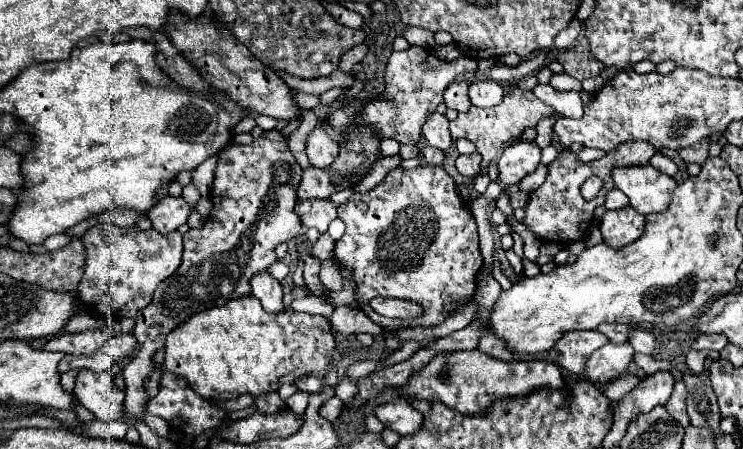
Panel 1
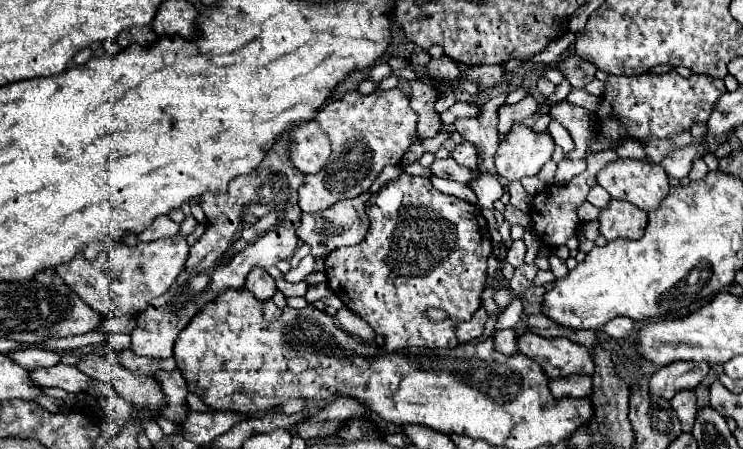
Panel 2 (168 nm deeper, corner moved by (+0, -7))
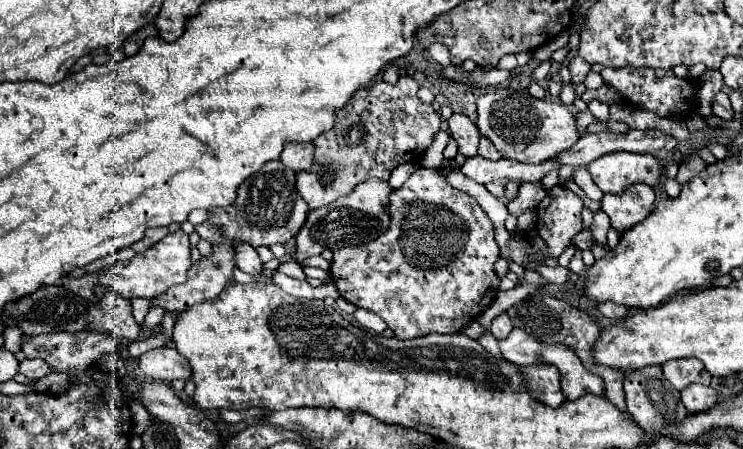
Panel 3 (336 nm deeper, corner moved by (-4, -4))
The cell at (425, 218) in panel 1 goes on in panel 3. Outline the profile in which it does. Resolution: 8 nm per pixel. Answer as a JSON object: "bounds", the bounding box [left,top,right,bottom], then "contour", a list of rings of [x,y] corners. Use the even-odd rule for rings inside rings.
{"bounds":[331,168,499,340],"contour":[[[417,168],[399,190],[391,192],[389,200],[393,226],[389,226],[381,238],[363,246],[345,246],[333,252],[331,278],[339,288],[339,294],[357,308],[381,316],[401,340],[433,332],[451,334],[463,330],[489,308],[499,292],[499,278],[493,270],[493,264],[499,258],[493,222],[475,198],[449,186],[441,170],[433,168]]]}

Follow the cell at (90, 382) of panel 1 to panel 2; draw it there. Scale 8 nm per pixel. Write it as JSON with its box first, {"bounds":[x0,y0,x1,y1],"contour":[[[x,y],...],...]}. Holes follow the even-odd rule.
{"bounds":[31,363,93,393],"contour":[[[57,363],[47,369],[35,369],[31,371],[33,381],[41,387],[61,387],[69,393],[89,393],[89,387],[93,385],[91,377],[85,377],[77,367],[69,367],[63,363]]]}

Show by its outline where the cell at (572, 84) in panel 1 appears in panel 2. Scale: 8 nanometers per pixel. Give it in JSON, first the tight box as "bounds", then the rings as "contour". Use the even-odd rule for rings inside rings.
{"bounds":[567,89,599,113],"contour":[[[571,89],[571,93],[567,95],[567,101],[569,101],[571,105],[579,105],[579,107],[585,107],[587,111],[597,113],[599,97],[593,97],[593,95],[587,93],[585,89]]]}

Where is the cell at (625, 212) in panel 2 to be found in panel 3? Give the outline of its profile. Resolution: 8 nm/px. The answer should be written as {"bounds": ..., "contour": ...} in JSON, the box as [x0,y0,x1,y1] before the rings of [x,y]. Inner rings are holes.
{"bounds":[601,184,655,232],"contour":[[[633,184],[621,194],[605,194],[601,200],[601,210],[611,218],[611,226],[623,232],[639,222],[643,222],[653,210],[655,192],[647,184]]]}

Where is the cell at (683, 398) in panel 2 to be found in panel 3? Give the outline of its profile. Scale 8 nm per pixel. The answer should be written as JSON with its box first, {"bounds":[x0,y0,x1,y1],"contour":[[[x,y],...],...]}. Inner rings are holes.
{"bounds":[681,384,717,414],"contour":[[[691,384],[681,392],[681,400],[691,414],[697,414],[697,410],[709,410],[717,404],[717,390],[711,386]]]}

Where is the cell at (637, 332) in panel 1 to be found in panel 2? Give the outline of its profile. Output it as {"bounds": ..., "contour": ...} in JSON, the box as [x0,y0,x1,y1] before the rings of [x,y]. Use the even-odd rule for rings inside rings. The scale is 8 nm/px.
{"bounds":[603,317,633,339],"contour":[[[615,317],[603,329],[613,339],[625,339],[633,331],[633,321],[629,321],[629,317]]]}

